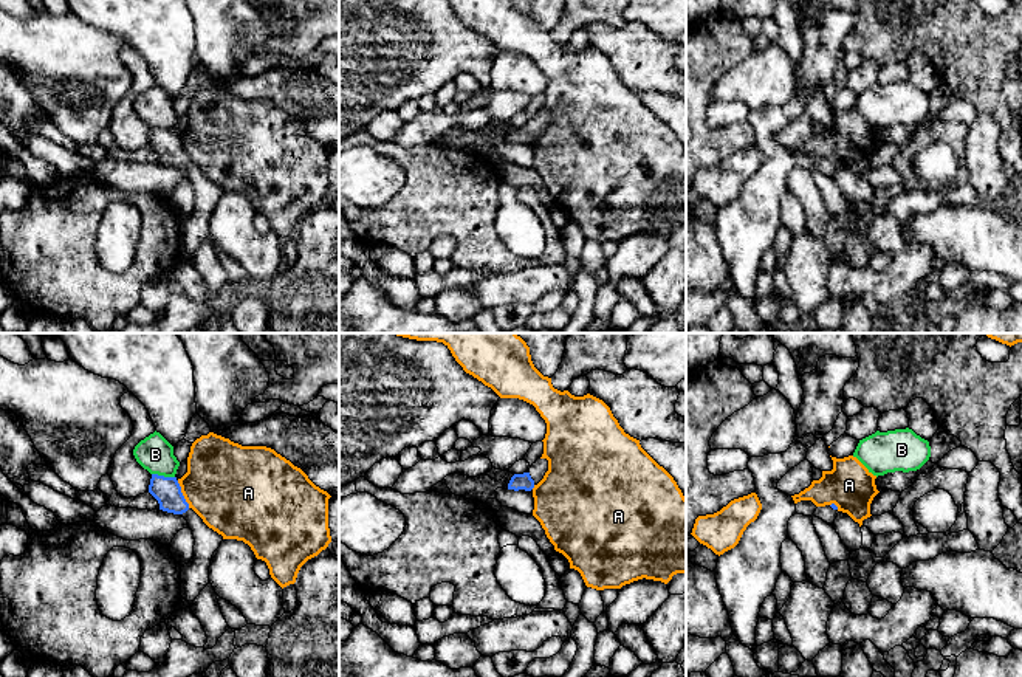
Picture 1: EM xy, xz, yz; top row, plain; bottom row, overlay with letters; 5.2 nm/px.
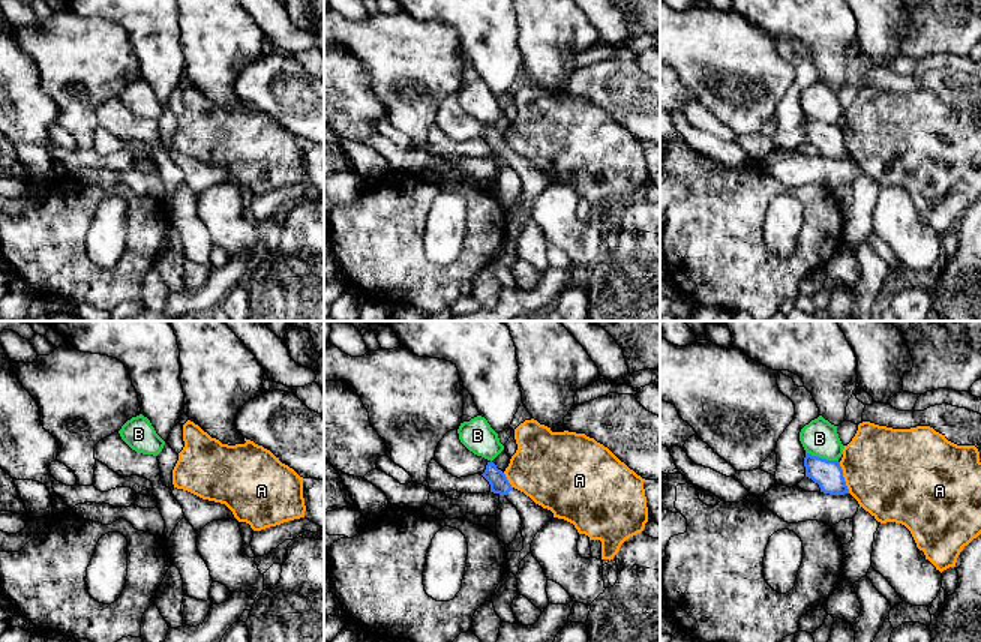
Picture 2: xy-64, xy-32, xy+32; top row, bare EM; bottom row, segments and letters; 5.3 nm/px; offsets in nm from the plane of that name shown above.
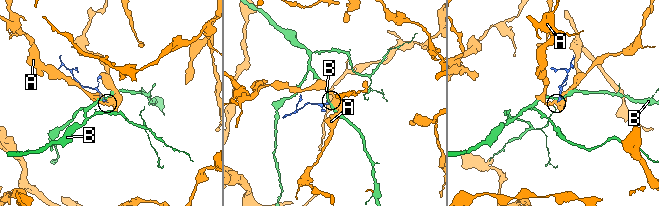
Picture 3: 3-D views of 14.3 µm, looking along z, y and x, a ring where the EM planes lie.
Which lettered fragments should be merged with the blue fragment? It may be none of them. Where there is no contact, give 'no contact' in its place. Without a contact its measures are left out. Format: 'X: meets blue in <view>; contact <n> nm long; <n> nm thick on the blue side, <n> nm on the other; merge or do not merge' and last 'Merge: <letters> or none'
A: meets blue in xy; contact 160 nm long; 140 nm thick on the blue side, 440 nm on the other; do not merge
B: meets blue in xy; contact 120 nm long; 140 nm thick on the blue side, 190 nm on the other; do not merge
Merge: none

